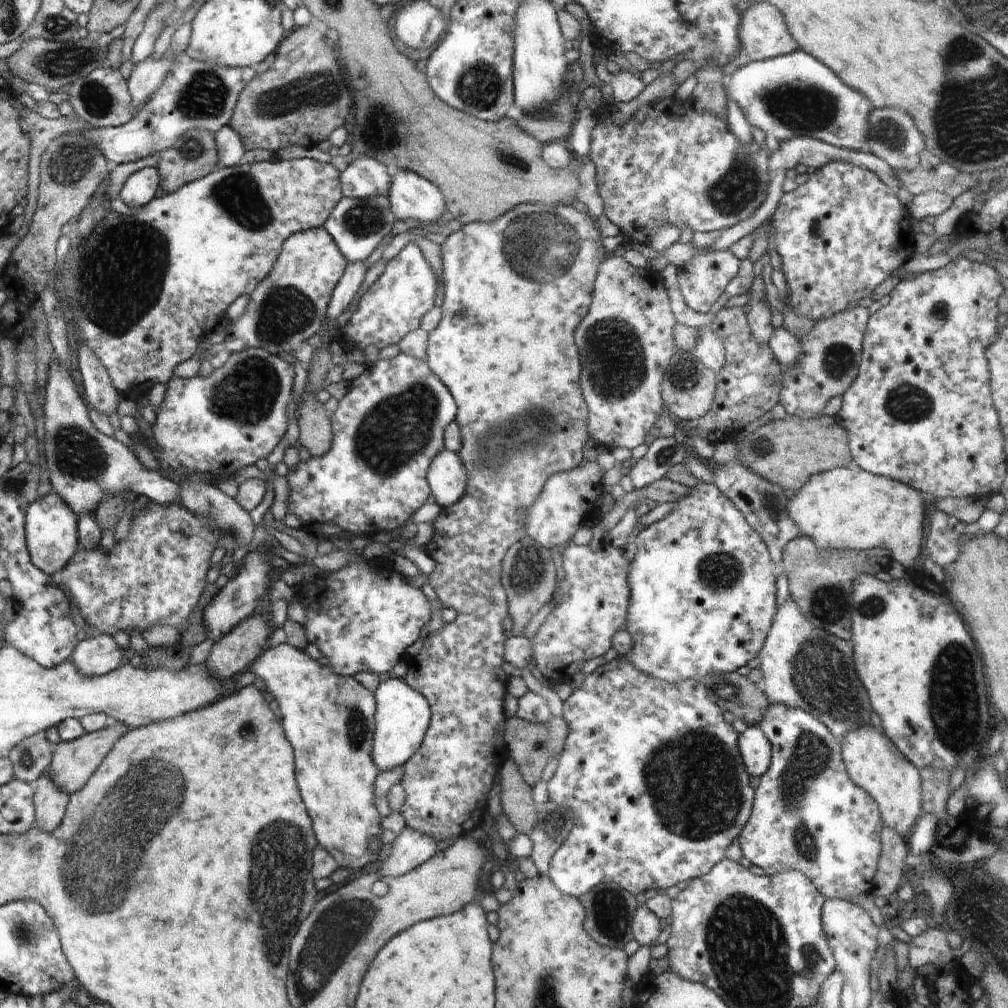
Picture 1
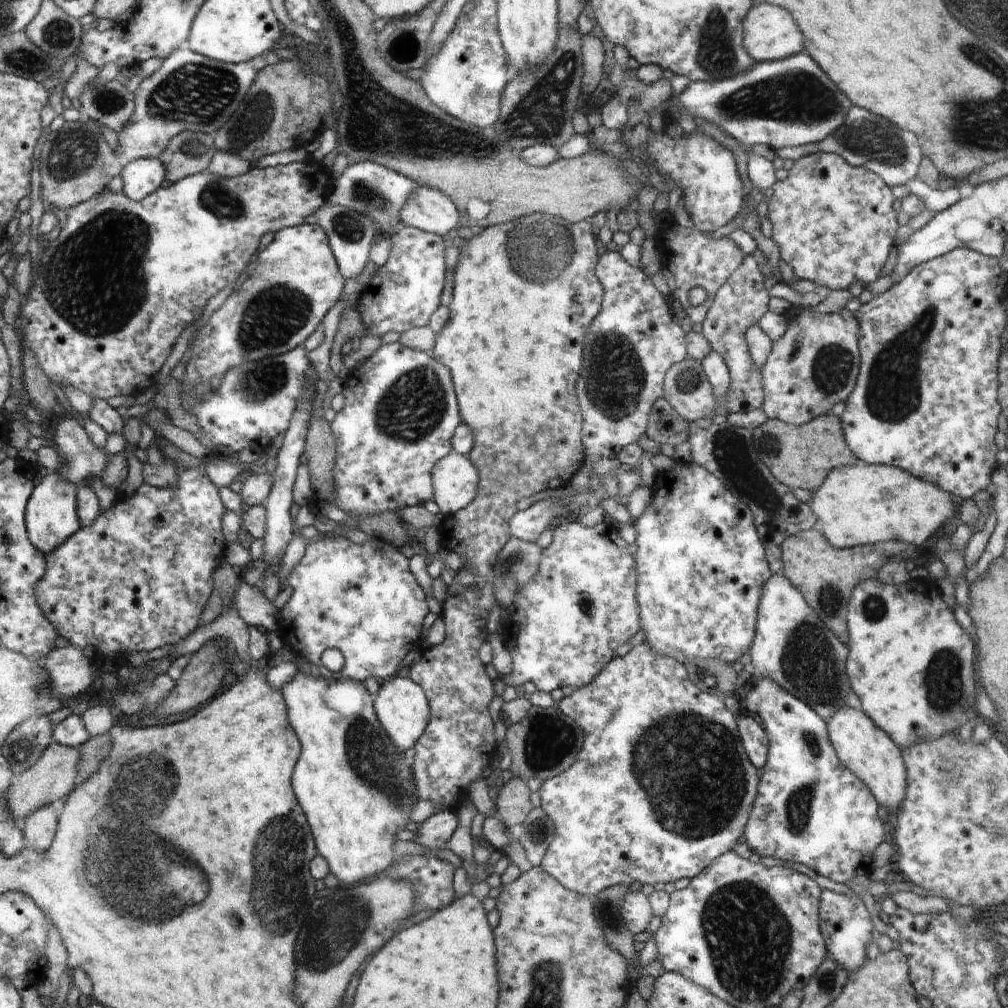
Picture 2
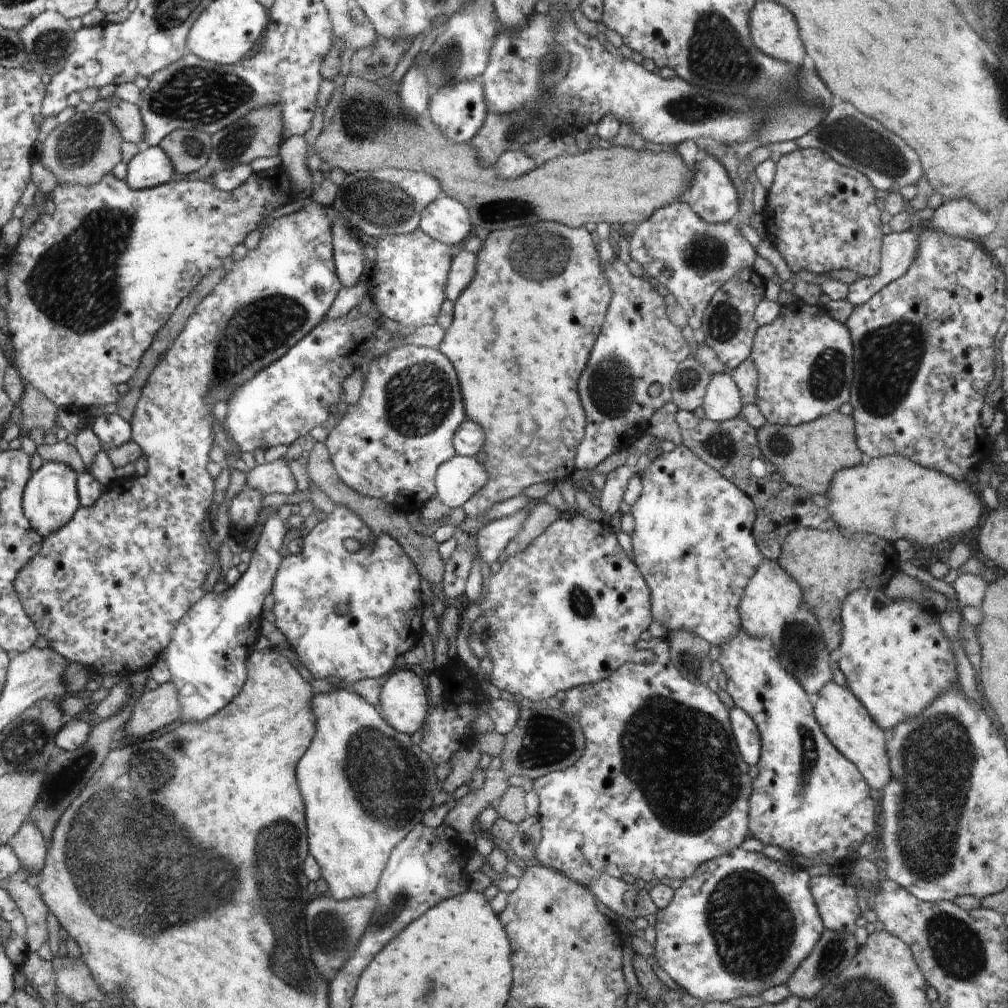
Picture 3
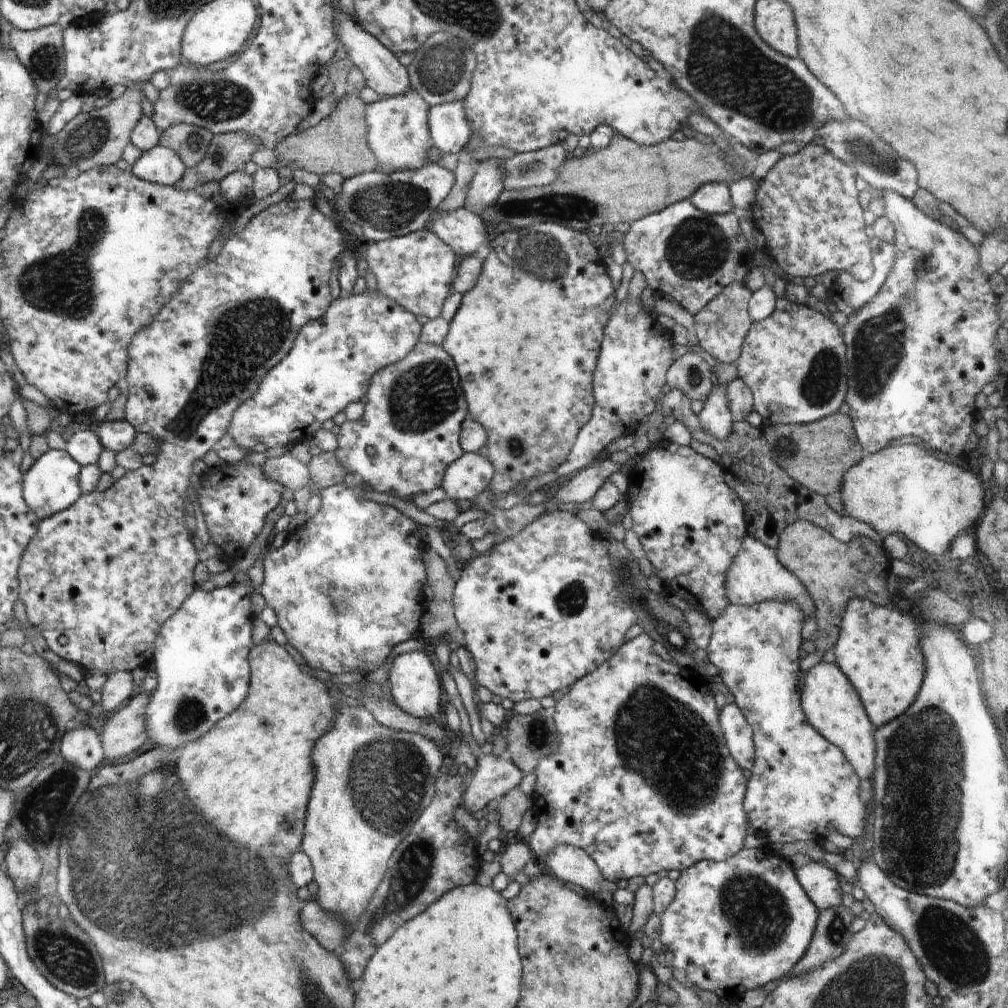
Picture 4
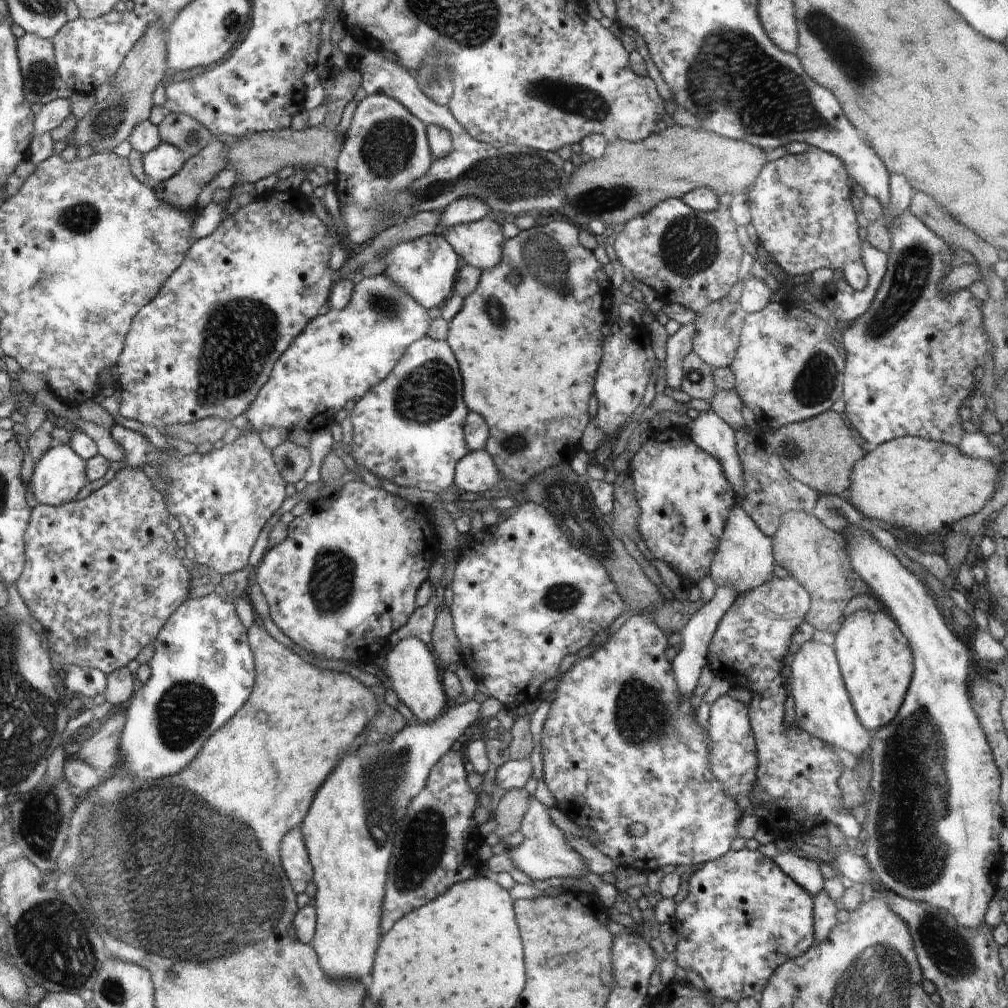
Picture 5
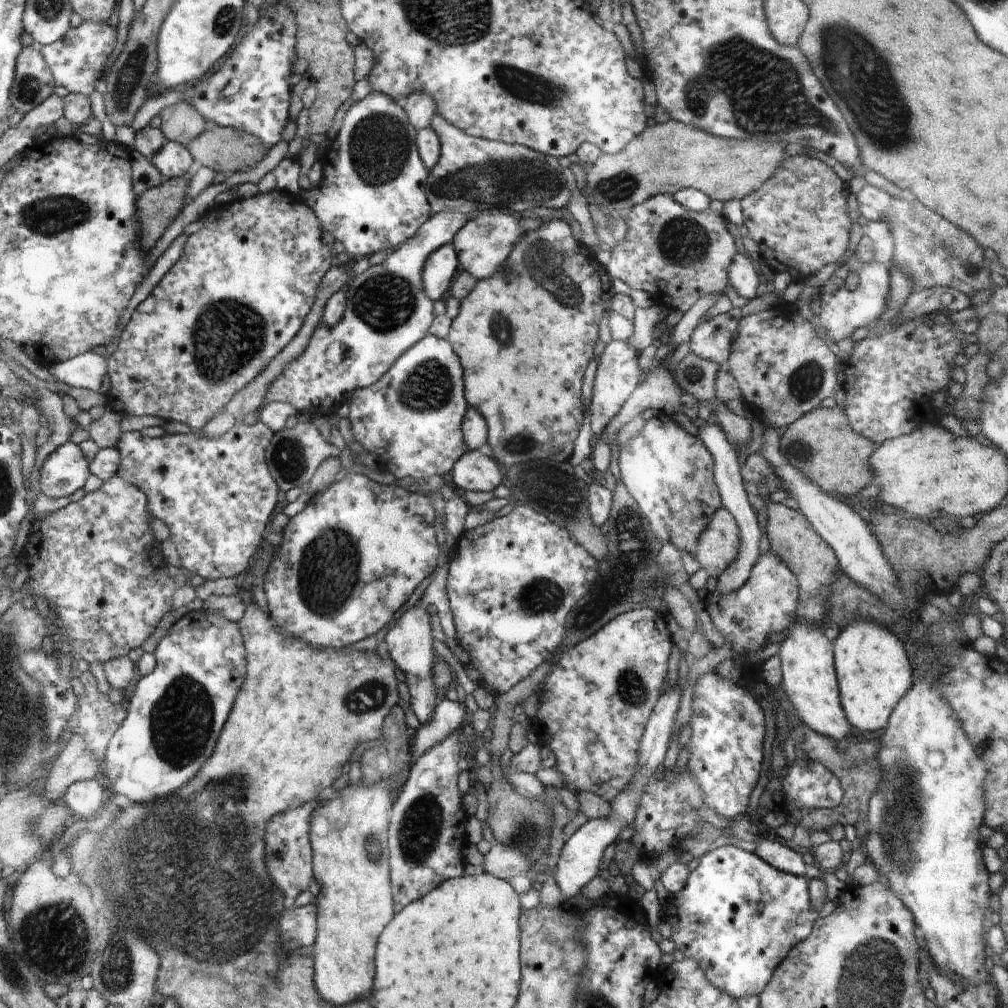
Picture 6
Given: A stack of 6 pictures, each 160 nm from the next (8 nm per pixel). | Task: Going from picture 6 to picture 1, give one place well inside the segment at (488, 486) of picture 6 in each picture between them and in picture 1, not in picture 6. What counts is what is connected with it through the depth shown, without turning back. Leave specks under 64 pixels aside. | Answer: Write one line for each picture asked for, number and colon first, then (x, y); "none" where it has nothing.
1: (447, 478)
2: (454, 478)
3: (457, 479)
4: (468, 476)
5: (476, 472)

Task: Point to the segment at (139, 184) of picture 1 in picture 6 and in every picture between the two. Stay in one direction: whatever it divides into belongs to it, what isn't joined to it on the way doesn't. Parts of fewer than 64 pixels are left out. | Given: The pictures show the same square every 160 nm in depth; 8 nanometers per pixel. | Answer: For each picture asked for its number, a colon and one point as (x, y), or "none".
2: (141, 177)
3: (151, 167)
4: (160, 165)
5: (165, 161)
6: (173, 161)

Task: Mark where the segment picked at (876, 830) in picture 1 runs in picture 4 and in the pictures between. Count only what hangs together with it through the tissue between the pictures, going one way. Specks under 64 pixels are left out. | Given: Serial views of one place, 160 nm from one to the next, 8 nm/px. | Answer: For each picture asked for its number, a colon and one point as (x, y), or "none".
2: (810, 811)
3: (809, 799)
4: (802, 785)

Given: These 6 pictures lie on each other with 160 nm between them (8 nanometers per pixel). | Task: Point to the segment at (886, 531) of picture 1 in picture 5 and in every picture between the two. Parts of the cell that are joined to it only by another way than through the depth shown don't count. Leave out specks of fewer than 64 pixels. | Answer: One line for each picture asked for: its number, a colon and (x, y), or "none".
2: (860, 504)
3: (893, 497)
4: (901, 489)
5: (920, 485)

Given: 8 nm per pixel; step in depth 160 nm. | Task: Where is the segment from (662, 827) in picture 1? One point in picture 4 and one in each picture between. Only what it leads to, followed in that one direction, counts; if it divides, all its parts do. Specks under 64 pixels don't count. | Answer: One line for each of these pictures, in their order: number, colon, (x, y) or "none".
2: (662, 786)
3: (661, 787)
4: (642, 780)

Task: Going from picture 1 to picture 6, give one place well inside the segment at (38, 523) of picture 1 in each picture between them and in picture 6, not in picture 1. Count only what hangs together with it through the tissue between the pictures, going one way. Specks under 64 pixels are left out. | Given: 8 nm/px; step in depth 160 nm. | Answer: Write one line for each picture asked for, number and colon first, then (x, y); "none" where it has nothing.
2: (52, 516)
3: (50, 501)
4: (52, 484)
5: (60, 474)
6: (65, 470)

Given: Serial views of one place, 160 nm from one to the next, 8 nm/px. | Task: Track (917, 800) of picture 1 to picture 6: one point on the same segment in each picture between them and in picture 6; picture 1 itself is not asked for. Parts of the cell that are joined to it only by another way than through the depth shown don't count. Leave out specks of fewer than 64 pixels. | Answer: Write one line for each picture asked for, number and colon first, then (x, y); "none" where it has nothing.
2: (864, 748)
3: (845, 721)
4: (831, 704)
5: (822, 707)
6: (808, 673)

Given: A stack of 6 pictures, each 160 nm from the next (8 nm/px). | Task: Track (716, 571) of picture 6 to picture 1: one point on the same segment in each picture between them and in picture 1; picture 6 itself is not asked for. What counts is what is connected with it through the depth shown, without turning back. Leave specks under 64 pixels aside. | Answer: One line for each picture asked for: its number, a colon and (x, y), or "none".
1: (803, 666)
2: (795, 649)
3: (772, 606)
4: (756, 575)
5: (744, 560)

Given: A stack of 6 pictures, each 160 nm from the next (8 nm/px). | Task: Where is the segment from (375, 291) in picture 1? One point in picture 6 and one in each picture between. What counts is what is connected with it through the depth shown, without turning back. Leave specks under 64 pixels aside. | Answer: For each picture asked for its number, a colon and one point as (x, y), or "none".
2: (405, 291)
3: (410, 270)
4: (416, 270)
5: (427, 268)
6: (442, 266)

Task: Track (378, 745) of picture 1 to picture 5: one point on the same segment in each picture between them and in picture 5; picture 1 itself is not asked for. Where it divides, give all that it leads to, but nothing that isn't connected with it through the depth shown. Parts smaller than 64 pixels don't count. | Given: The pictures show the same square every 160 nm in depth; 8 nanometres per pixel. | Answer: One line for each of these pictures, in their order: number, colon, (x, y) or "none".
2: (402, 706)
3: (404, 701)
4: (415, 687)
5: (410, 668)

